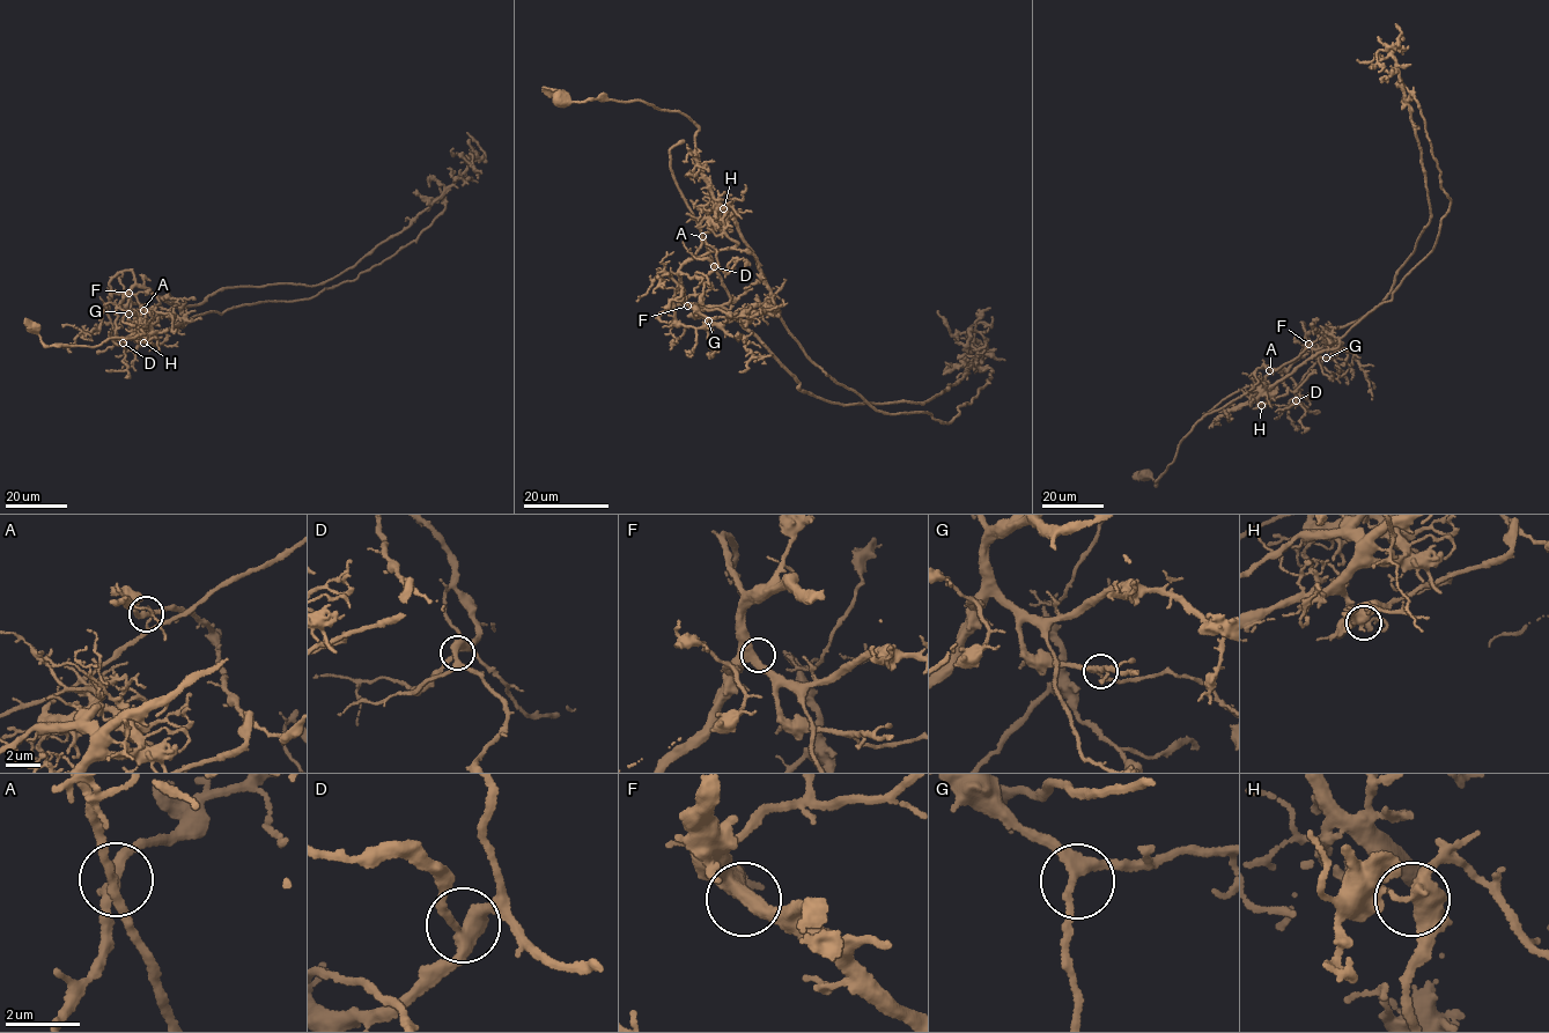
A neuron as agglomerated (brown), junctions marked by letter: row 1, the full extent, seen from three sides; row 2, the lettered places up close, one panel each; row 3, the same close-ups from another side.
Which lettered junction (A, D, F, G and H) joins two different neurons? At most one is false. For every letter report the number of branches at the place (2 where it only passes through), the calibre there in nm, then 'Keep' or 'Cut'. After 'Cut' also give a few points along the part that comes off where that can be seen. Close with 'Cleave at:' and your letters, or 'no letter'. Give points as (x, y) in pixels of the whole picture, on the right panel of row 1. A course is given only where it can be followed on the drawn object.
A: Branches: 3. Thickness 240 nm. Keep
D: Branches: 3. Thickness 320 nm. Keep
F: Branches: 3. Thickness 380 nm. Keep
G: Branches: 3. Thickness 260 nm. Keep
H: Branches: 3. Thickness 360 nm. Cut. Course of the part to remove: (1261, 406), (1261, 392), (1337, 346), (1433, 249), (1451, 203), (1414, 94), (1401, 82), (1402, 89)
Cleave at: H

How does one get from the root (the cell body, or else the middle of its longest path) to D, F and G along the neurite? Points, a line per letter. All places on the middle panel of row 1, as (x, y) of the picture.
D: (559, 96), (637, 100), (694, 120), (710, 199), (699, 223), (701, 245), (679, 272), (703, 277), (714, 266)
F: (559, 96), (637, 100), (698, 125), (710, 199), (699, 223), (701, 245), (678, 273), (687, 305)
G: (559, 96), (637, 100), (698, 125), (710, 199), (699, 223), (701, 245), (678, 275), (685, 302), (708, 321)

